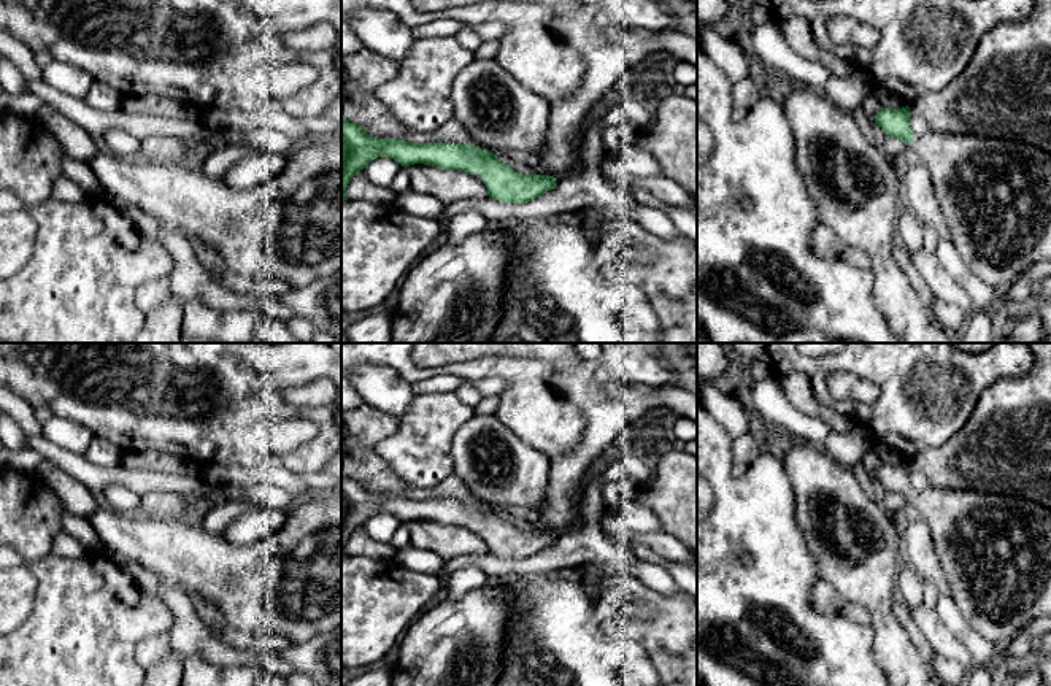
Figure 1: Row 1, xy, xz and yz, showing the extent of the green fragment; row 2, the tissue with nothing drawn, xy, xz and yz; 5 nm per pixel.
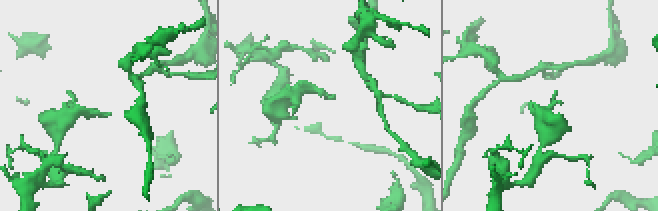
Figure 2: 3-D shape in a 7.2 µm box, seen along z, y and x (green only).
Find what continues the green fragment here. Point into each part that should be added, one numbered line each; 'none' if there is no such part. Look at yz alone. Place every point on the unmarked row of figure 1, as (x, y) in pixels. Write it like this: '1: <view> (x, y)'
1: yz (994, 550)

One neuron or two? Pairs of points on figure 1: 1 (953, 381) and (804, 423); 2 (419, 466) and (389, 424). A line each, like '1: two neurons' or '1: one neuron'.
1: two neurons
2: two neurons

